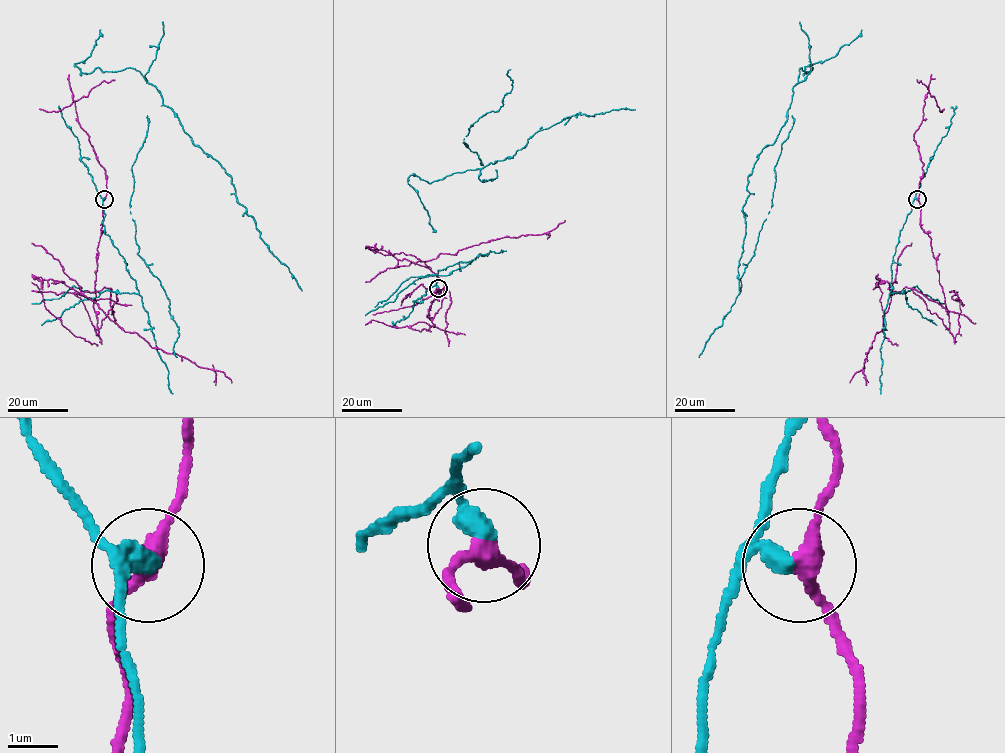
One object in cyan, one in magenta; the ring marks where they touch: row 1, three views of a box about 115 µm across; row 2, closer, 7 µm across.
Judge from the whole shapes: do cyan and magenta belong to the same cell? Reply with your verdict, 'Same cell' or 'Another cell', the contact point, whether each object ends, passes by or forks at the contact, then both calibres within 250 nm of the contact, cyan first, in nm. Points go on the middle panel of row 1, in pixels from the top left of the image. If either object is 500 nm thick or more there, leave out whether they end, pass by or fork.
Another cell. Place: (438, 288). At the ring cyan ends. At the ring magenta passes by. Thickness 400 nm (cyan) against 320 nm

